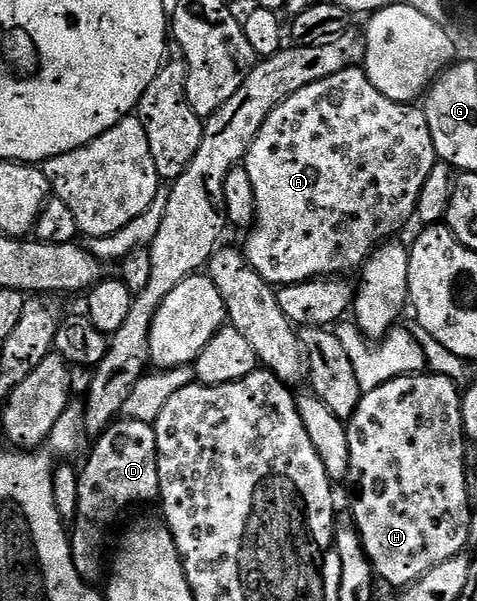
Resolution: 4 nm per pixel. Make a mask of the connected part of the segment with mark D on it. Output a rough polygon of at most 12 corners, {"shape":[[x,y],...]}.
{"shape":[[119,419],[78,474],[76,571],[102,577],[106,528],[157,502],[156,431]]}

